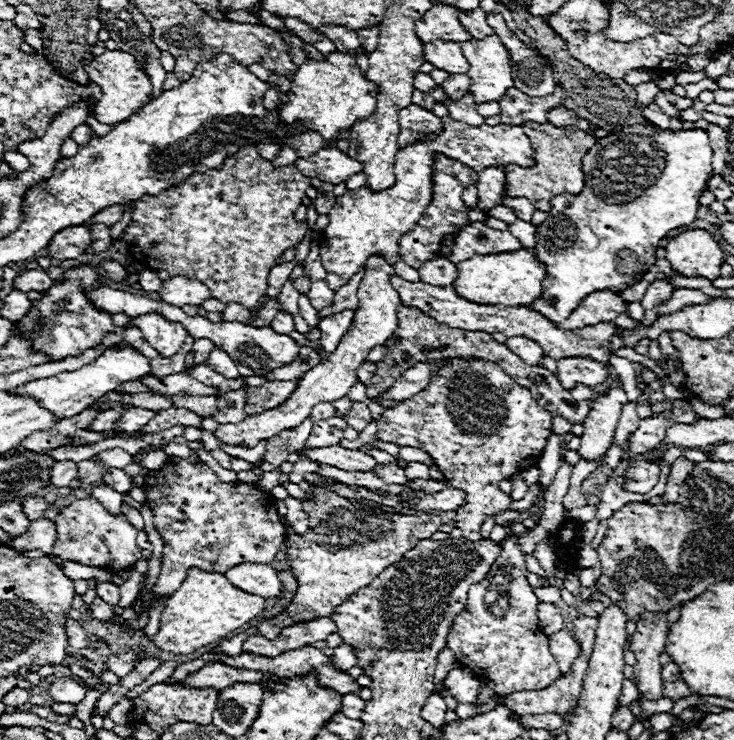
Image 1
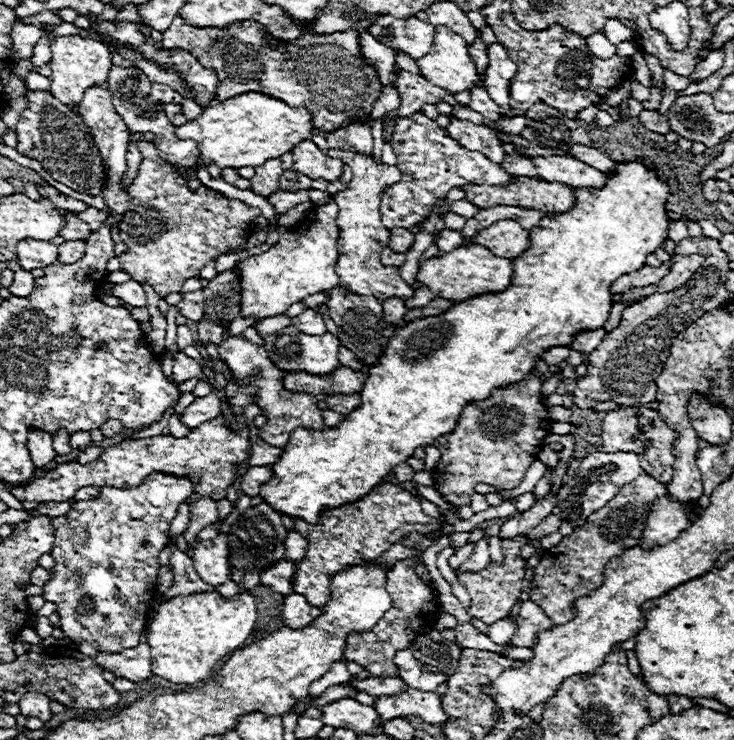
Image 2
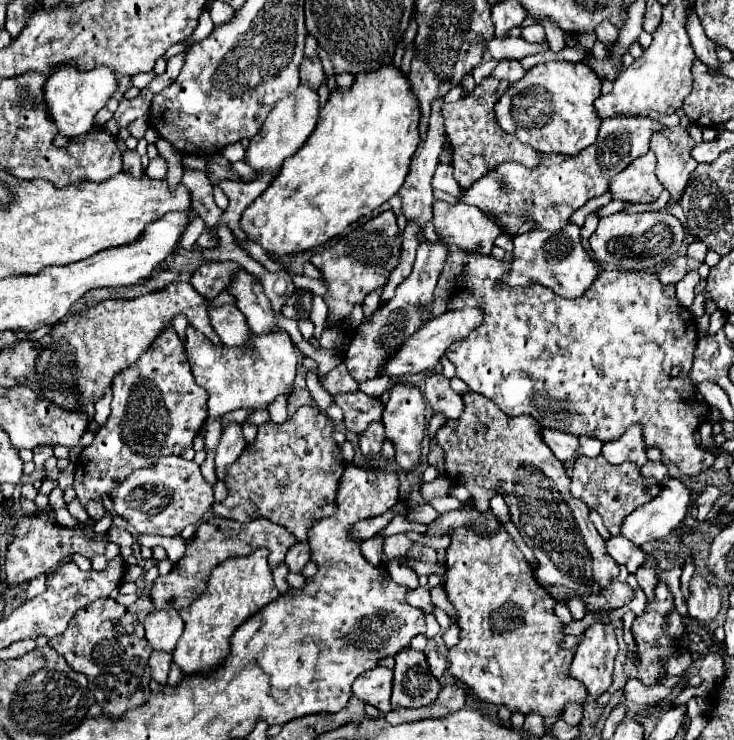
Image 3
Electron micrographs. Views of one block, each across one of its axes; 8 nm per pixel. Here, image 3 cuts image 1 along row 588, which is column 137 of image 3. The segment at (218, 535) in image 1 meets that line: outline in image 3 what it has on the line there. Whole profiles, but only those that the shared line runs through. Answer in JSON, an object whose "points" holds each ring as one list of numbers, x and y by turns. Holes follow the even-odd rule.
{"points":[[126,150,122,154,122,164,124,164,122,172,130,174,130,176,144,176,144,170,140,166,140,156,134,150]]}

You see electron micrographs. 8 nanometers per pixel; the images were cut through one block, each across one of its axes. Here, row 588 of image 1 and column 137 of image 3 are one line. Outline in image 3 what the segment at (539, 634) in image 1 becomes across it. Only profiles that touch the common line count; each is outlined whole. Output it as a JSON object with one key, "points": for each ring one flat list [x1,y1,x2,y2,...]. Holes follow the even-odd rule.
{"points":[[166,456,150,468,132,472,114,488,110,500,112,514,122,516,138,534,178,536,184,526,196,524,204,518,210,504,214,504,214,494,194,460,188,462,180,456]]}

